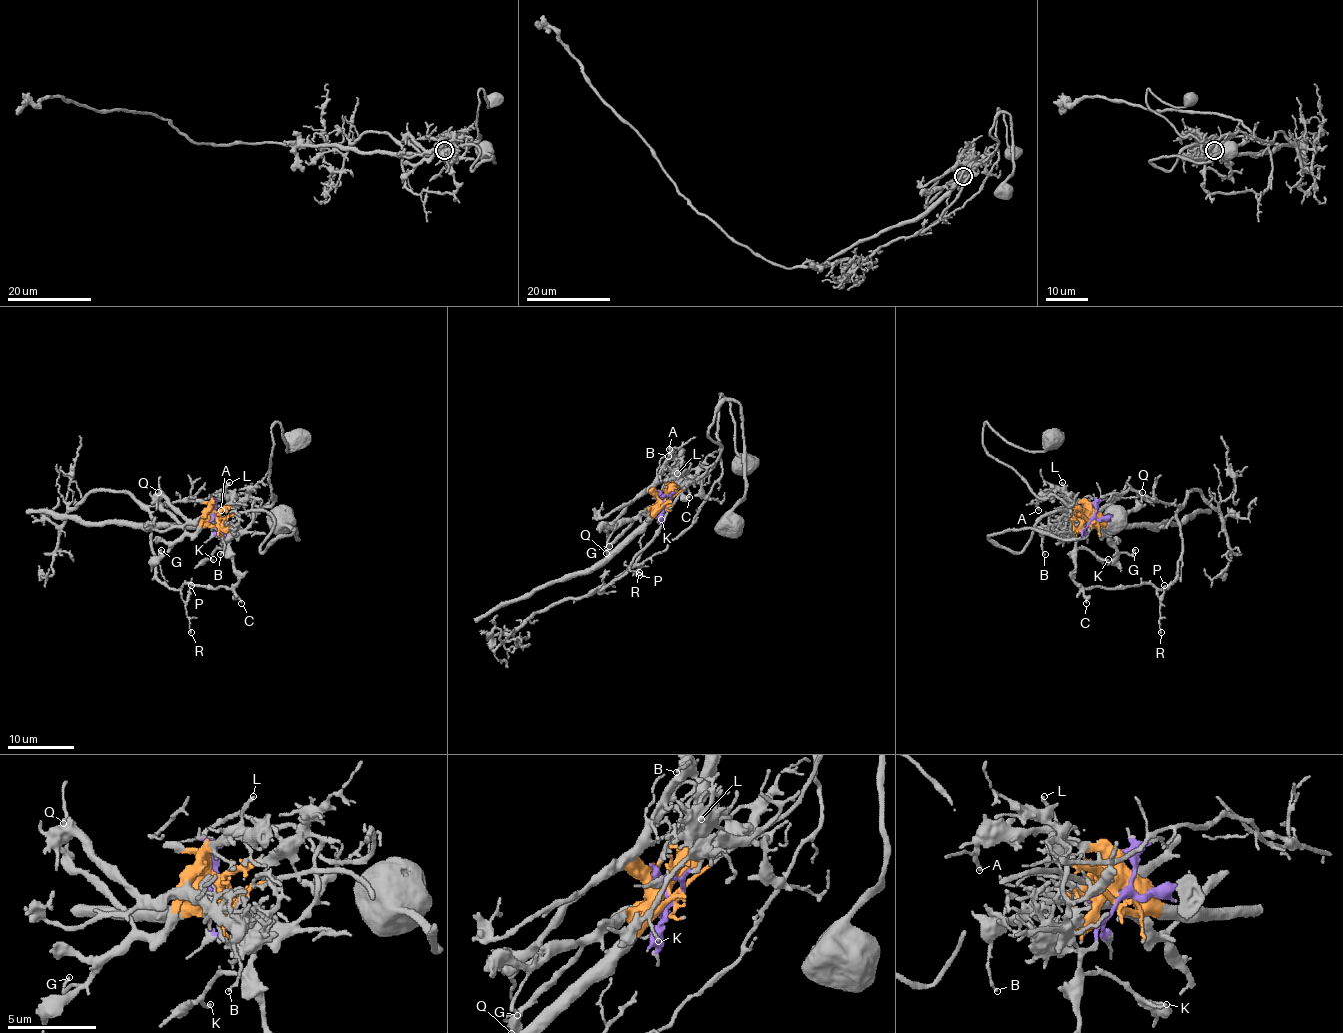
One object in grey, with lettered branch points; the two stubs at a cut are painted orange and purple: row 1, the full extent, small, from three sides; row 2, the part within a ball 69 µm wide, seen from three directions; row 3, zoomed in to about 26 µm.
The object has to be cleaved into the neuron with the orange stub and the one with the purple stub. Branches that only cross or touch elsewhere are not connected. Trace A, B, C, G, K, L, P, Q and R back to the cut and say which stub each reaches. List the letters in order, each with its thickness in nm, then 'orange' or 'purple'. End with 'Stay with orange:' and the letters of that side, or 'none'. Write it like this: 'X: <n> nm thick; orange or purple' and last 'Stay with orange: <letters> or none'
A: 150 nm thick; orange
B: 130 nm thick; orange
C: 160 nm thick; purple
G: 150 nm thick; orange
K: 120 nm thick; purple
L: 200 nm thick; orange
P: 100 nm thick; purple
Q: 140 nm thick; orange
R: 80 nm thick; purple
Stay with orange: A, B, G, L, Q

